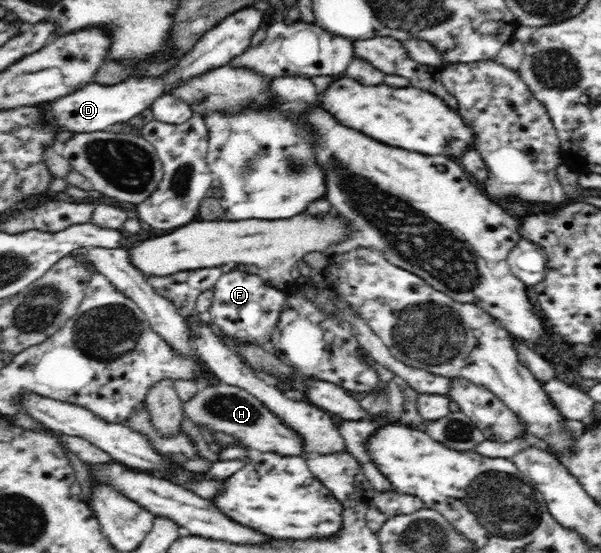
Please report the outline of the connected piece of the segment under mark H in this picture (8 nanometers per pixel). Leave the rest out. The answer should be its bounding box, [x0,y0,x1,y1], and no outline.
[182,383,304,456]

